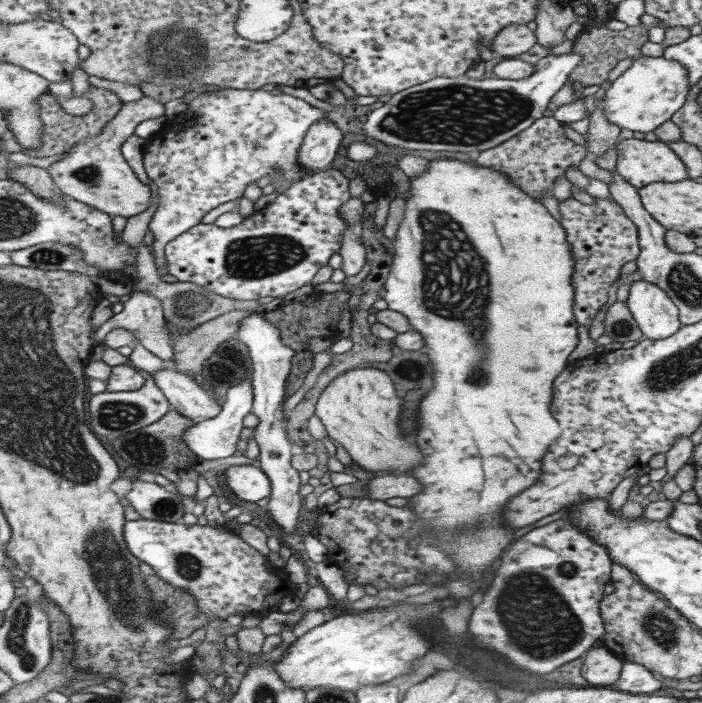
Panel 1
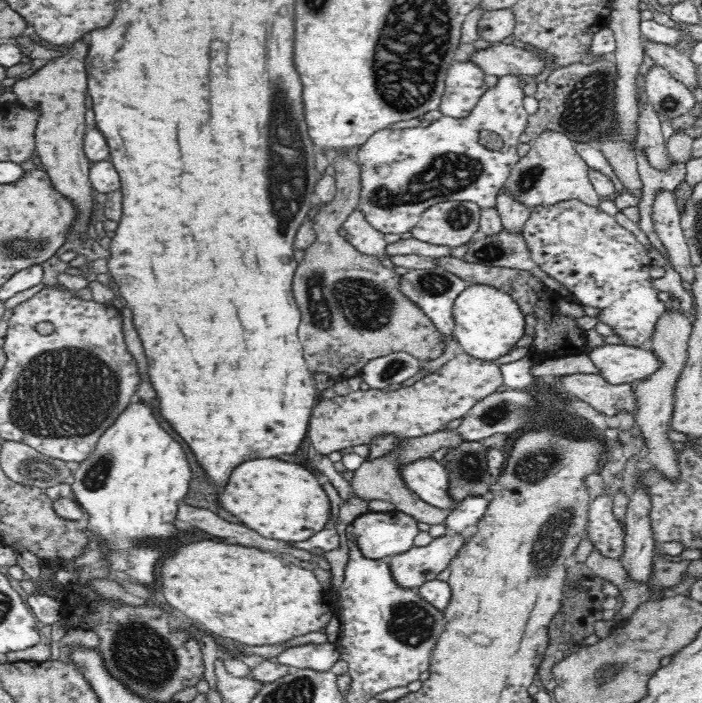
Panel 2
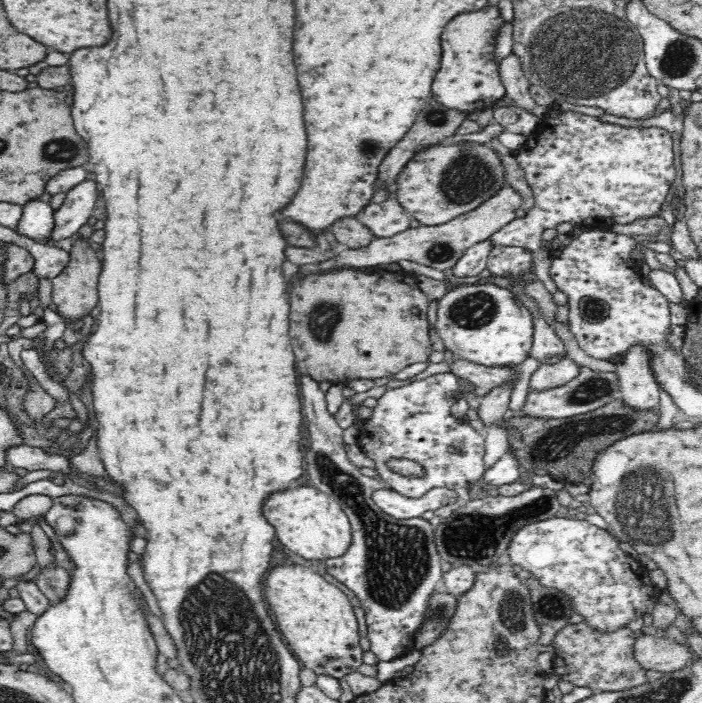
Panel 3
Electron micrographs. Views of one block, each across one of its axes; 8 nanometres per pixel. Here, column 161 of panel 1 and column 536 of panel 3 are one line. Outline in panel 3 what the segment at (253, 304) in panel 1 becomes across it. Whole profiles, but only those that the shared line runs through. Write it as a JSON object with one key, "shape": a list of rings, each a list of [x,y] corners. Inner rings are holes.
{"shape":[[[535,279],[527,283],[526,290],[524,291],[526,291],[528,297],[532,297],[532,299],[536,301],[536,305],[542,312],[544,319],[548,321],[548,325],[552,325],[552,329],[556,331],[556,335],[562,339],[566,350],[566,356],[570,357],[580,366],[591,368],[596,372],[616,372],[616,365],[614,363],[594,358],[586,354],[579,347],[574,334],[572,334],[572,331],[569,329],[568,320],[564,320],[564,322],[560,322],[558,319],[557,321],[554,320],[560,306],[554,303],[552,294],[544,287],[542,280]]]}

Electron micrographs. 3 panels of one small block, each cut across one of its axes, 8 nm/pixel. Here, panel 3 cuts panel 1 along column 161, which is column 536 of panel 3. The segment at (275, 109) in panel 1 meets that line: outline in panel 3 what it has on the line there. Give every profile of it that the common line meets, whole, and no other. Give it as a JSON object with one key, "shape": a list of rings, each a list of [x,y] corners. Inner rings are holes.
{"shape":[[[553,107],[551,112],[555,114],[540,119],[537,128],[527,135],[526,144],[515,152],[515,158],[524,169],[526,182],[534,194],[534,207],[526,210],[524,217],[514,218],[510,224],[495,232],[489,241],[494,247],[516,246],[531,250],[533,272],[553,294],[557,291],[557,286],[549,275],[552,251],[543,247],[545,244],[541,239],[542,232],[546,228],[556,228],[562,222],[576,224],[579,229],[585,226],[594,226],[597,229],[602,224],[623,225],[658,215],[670,185],[675,180],[676,168],[672,154],[672,137],[665,129],[604,123],[598,118],[576,112],[564,112],[557,107]]]}

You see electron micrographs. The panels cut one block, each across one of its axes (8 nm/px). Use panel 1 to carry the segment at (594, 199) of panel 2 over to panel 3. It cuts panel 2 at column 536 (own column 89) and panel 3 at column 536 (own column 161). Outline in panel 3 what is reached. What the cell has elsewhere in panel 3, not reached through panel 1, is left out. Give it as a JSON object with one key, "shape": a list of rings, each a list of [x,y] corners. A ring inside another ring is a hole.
{"shape":[[[513,52],[507,55],[499,64],[499,77],[505,86],[506,96],[512,99],[513,105],[520,108],[539,120],[550,117],[555,112],[545,109],[536,104],[534,98],[530,96],[530,83],[525,77],[525,72],[521,66],[521,60]]]}

